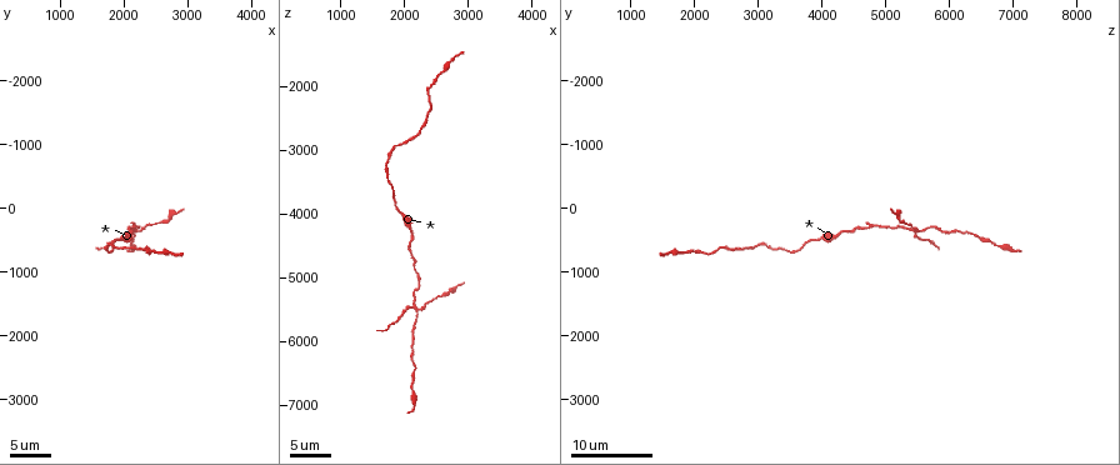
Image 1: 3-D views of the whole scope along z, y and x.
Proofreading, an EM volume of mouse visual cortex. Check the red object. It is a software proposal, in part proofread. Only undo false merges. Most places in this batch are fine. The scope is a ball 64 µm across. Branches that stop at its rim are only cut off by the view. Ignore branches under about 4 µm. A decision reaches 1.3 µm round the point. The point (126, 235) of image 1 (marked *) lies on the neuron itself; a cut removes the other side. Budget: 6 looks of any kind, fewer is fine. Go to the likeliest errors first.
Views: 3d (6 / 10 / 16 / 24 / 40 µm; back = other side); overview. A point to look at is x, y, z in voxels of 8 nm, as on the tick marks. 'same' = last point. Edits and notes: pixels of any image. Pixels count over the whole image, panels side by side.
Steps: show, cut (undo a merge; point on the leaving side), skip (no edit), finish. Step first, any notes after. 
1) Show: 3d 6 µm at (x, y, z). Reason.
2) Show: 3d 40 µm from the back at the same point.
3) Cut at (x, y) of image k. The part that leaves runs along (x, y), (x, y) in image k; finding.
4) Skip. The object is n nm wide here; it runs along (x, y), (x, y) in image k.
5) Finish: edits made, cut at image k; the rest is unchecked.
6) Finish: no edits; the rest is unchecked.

Show: 3d 16 µm at (2150, 350, 5500). Four or more arms meet.

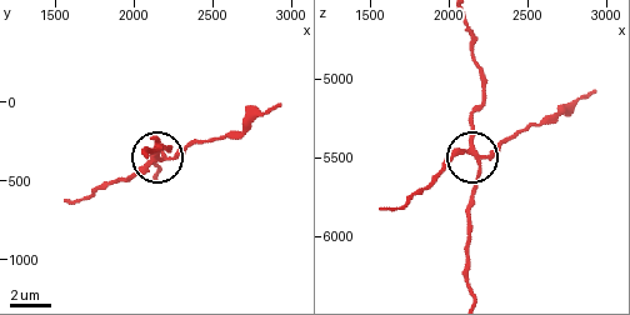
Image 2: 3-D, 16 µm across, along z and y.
Show: 3d 10 µm at (2200, 360, 5520).

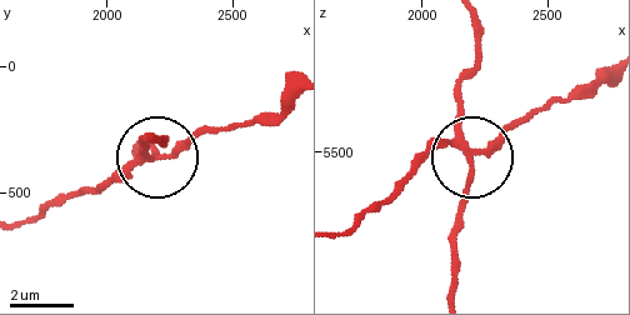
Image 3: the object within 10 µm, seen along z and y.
Cut at (104, 181) of image 3. 4 arms meet here; the part that leaves runs along (145, 159), (175, 156), (199, 138), (288, 110) in image 3; two neurons meet here.

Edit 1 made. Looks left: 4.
Show: 3d 16 µm at (2150, 250, 4900). Three arms meet.

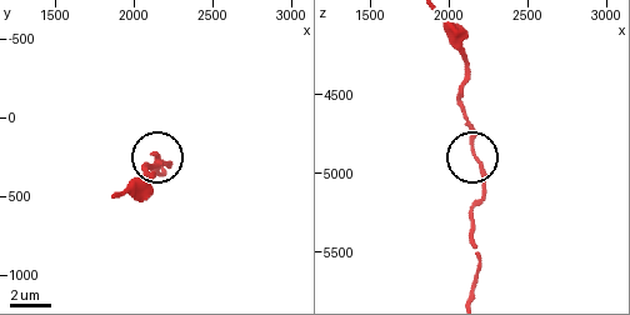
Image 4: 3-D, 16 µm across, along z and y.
Show: 3d 6 µm at the same point.

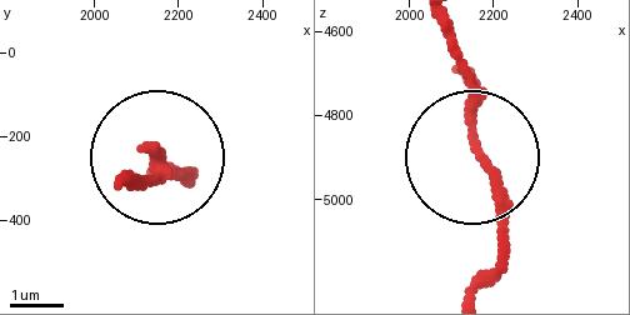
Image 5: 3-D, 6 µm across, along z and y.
Skip. 3 arms meet here; continuous, no second neuron.

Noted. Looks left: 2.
Show: 3d 16 µm at (2150, 450, 6350). Thick turns thin.

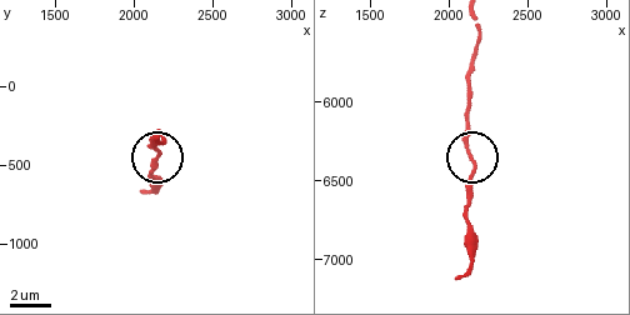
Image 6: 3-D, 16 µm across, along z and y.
Show: 3d 6 µm at (2160, 400, 6380).

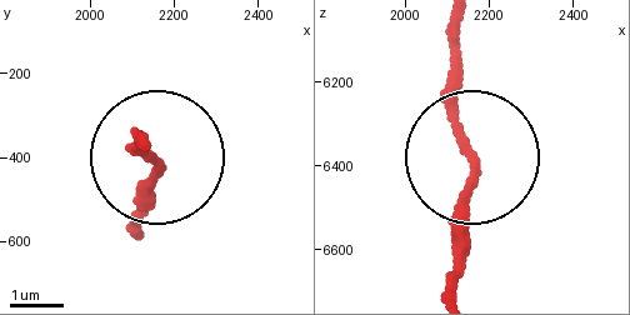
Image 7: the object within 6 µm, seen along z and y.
Skip. It runs along (451, 29), (451, 123), (478, 176), (455, 279) in image 7; continuous, no second neuron.

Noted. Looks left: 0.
Finish: edits made, cut at image 3; the rest is unchecked.

